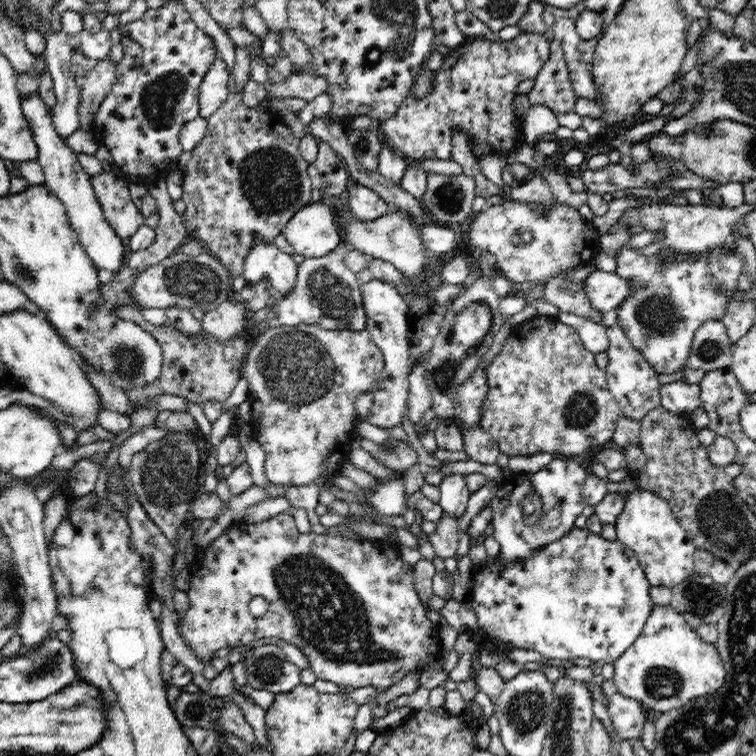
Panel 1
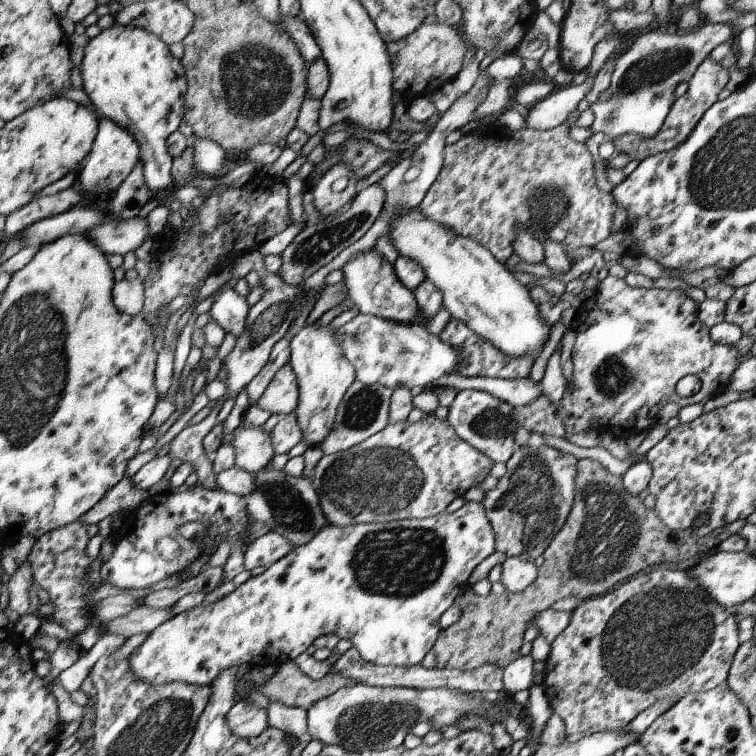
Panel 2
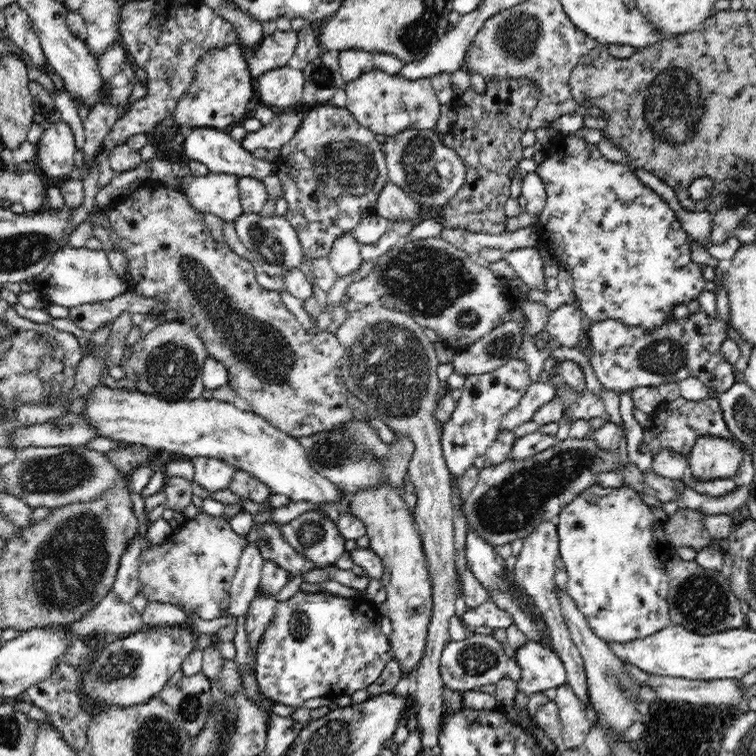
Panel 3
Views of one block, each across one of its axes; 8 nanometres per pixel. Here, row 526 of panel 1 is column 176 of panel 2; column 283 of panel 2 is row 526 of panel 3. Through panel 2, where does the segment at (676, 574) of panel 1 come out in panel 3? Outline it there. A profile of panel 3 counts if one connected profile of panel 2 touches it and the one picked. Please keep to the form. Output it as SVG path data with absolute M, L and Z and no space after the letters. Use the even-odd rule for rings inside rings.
M590 486L580 496L576 496L558 516L558 538L560 538L560 558L568 572L566 594L576 602L588 626L600 640L628 642L634 638L650 636L662 628L672 626L670 614L670 576L668 560L674 548L668 544L664 534L664 522L654 516L654 512L642 502L640 494L632 488L604 488Z

